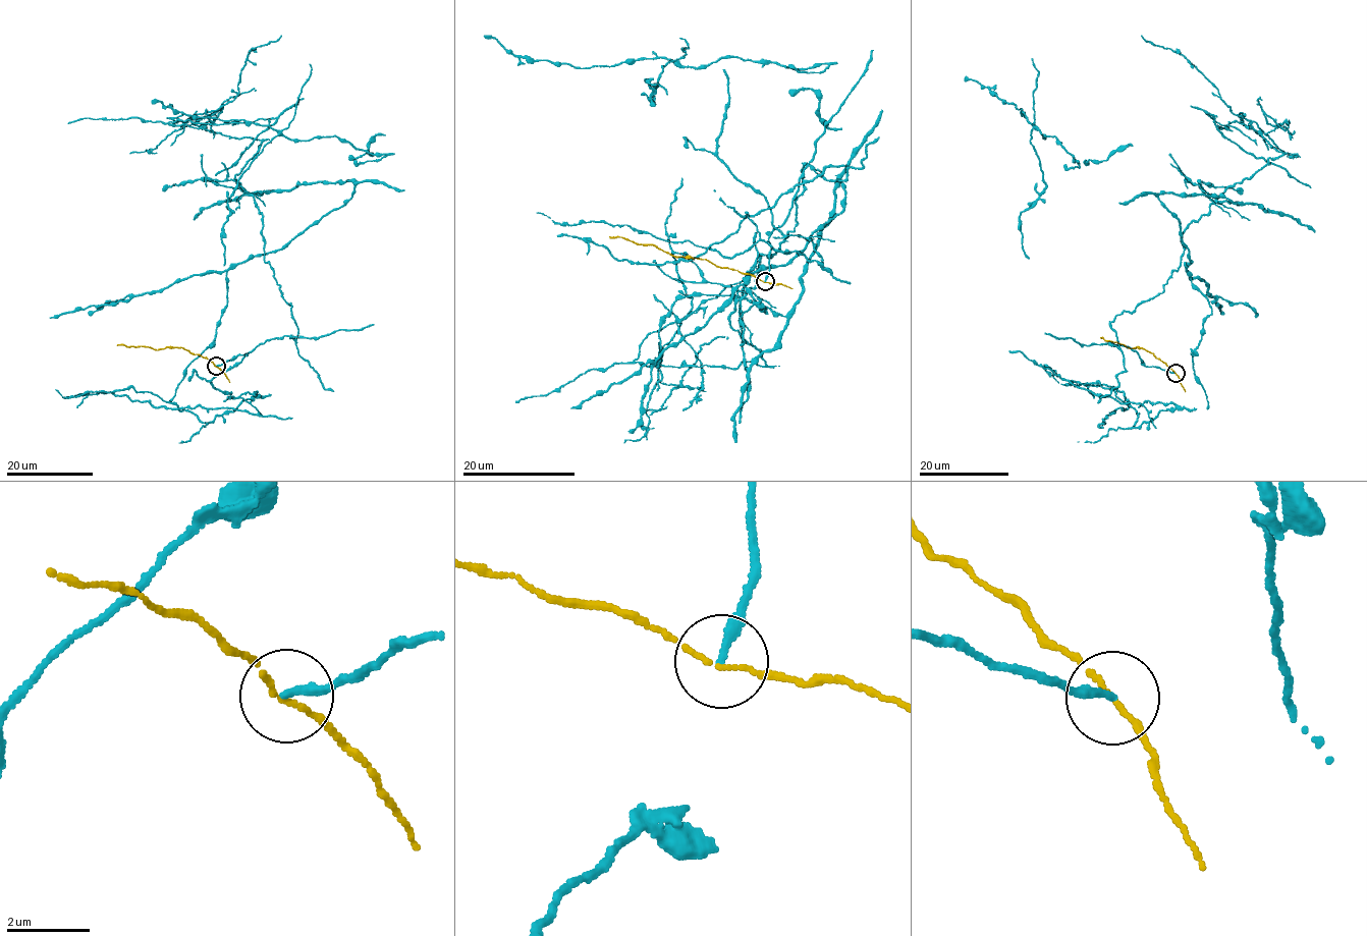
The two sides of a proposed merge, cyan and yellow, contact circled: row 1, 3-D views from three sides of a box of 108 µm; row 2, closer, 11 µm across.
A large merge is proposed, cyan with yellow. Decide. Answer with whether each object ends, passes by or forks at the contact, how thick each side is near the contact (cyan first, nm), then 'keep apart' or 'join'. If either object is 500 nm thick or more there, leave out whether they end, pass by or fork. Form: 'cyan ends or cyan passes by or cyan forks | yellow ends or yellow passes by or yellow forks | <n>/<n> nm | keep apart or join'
cyan ends | yellow passes by | 200/90 nm | keep apart

